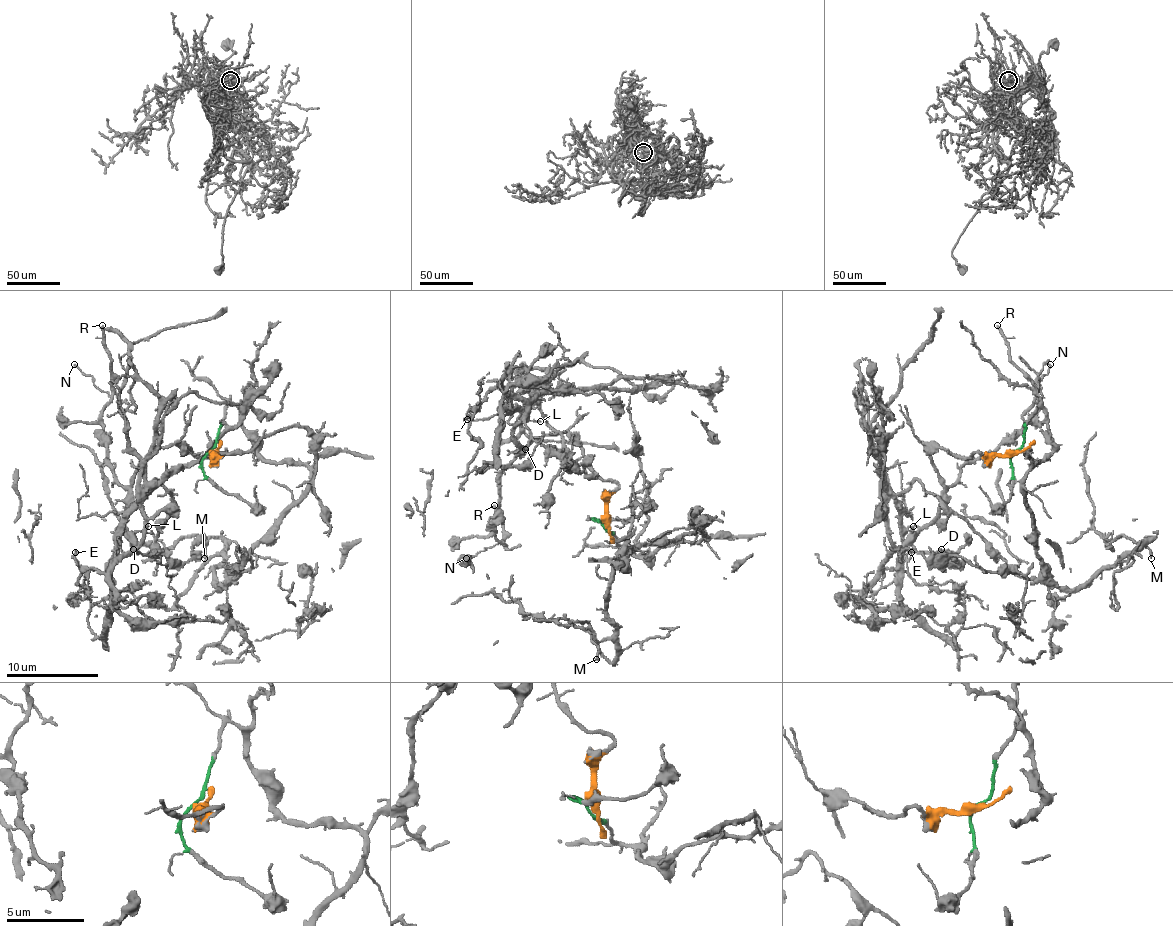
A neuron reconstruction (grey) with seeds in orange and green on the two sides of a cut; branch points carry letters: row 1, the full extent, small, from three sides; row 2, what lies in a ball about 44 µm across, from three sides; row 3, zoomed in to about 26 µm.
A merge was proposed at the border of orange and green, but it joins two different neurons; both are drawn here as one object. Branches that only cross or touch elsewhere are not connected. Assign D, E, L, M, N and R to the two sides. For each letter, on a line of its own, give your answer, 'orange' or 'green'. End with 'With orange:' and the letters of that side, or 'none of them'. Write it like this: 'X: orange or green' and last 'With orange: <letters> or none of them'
D: orange
E: orange
L: orange
M: green
N: orange
R: orange
With orange: D, E, L, N, R

